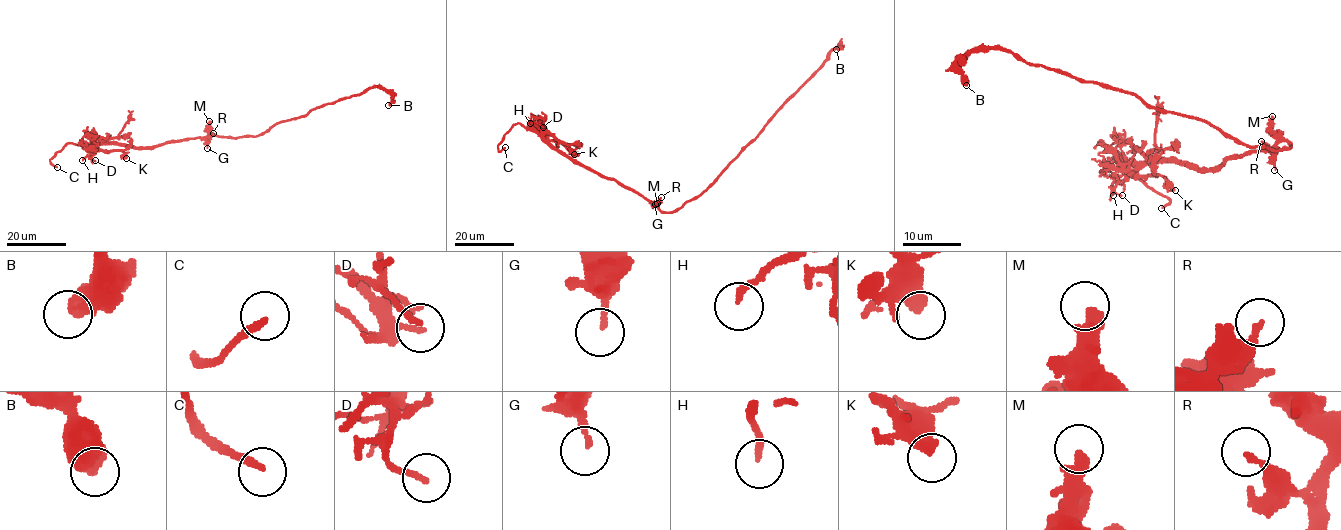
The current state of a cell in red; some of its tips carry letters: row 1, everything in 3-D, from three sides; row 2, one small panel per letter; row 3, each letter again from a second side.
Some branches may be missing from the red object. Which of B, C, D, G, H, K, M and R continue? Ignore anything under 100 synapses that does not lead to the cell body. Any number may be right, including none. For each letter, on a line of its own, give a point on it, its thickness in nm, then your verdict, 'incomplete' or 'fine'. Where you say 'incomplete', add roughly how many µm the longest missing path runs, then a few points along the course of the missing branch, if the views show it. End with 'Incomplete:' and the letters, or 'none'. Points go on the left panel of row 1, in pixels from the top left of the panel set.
B: (388, 105) | 550 nm | fine
C: (57, 167) | 240 nm | incomplete | 35 µm | (57, 167), (65, 173), (65, 177), (54, 179), (59, 194), (54, 201)
D: (95, 160) | 160 nm | fine
G: (207, 148) | 180 nm | fine
H: (82, 160) | 180 nm | fine
K: (126, 158) | 400 nm | fine
M: (209, 121) | 440 nm | fine
R: (213, 133) | 200 nm | fine
Incomplete: C

